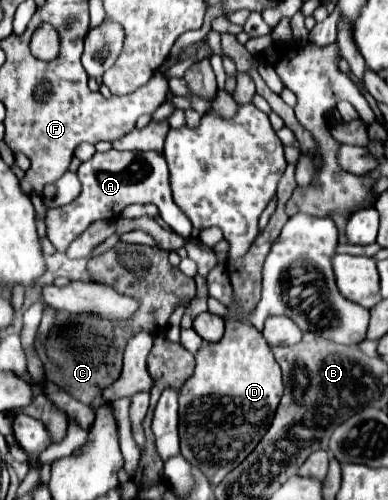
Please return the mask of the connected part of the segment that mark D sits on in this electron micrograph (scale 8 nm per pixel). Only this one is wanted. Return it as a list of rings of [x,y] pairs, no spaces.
[[[225,322],[225,336],[219,342],[203,342],[195,356],[193,376],[179,388],[179,438],[181,454],[207,476],[211,484],[219,484],[235,466],[239,466],[269,430],[277,404],[283,396],[281,368],[261,332],[245,322]]]

